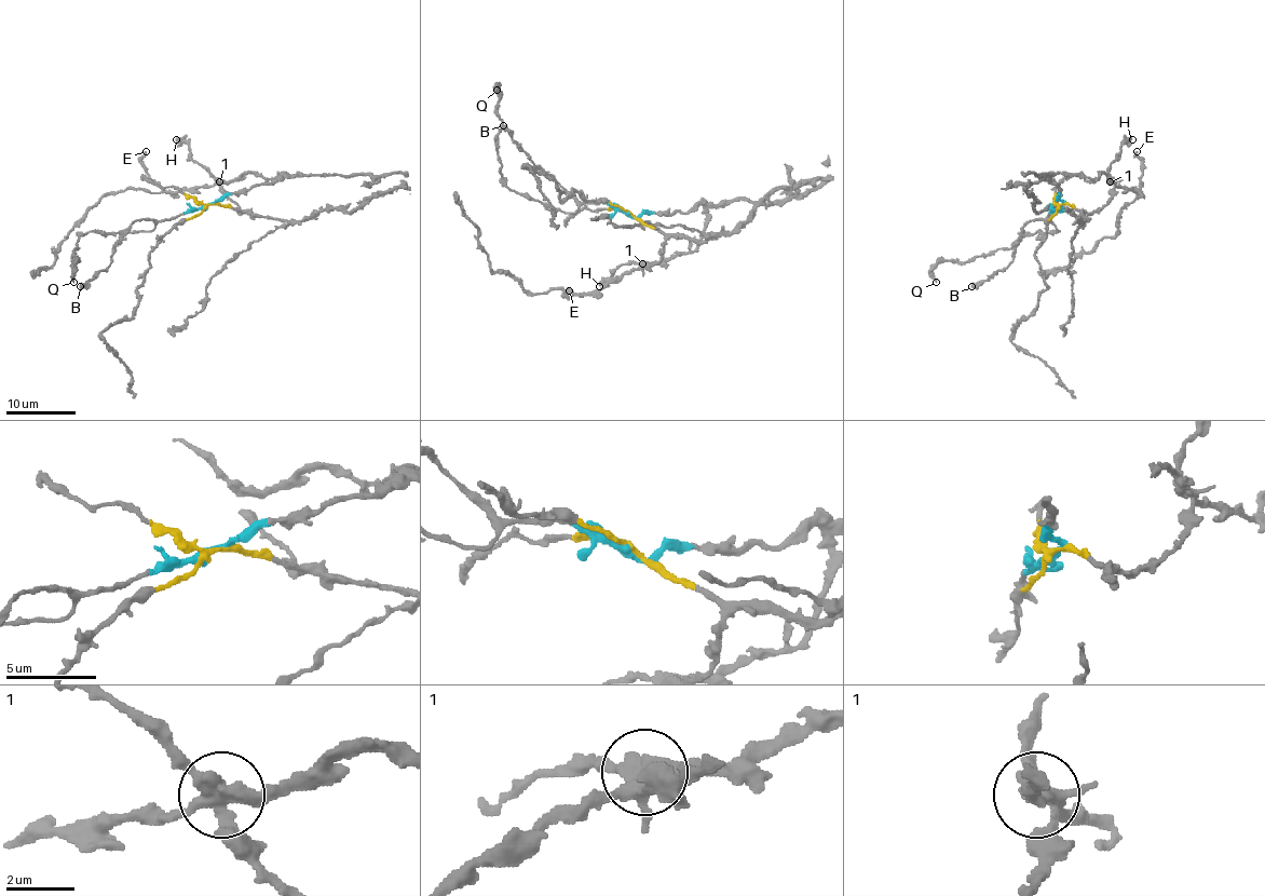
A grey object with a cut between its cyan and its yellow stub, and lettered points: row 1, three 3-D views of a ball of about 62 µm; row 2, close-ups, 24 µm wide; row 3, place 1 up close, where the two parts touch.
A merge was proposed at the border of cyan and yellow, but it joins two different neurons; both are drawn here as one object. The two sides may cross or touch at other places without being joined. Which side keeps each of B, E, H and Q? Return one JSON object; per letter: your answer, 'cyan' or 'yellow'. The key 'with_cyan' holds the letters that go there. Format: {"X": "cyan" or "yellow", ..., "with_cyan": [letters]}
{"B": "cyan", "E": "cyan", "H": "yellow", "Q": "cyan", "with_cyan": ["B", "E", "Q"]}

